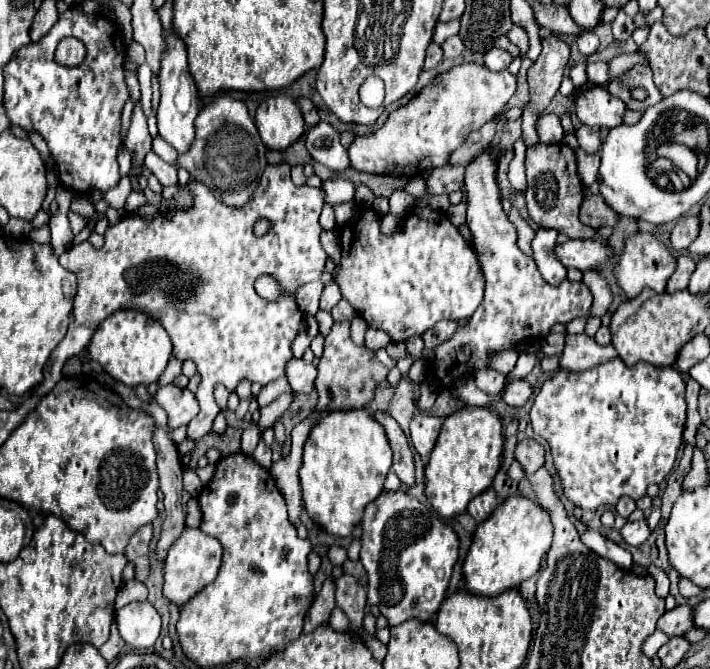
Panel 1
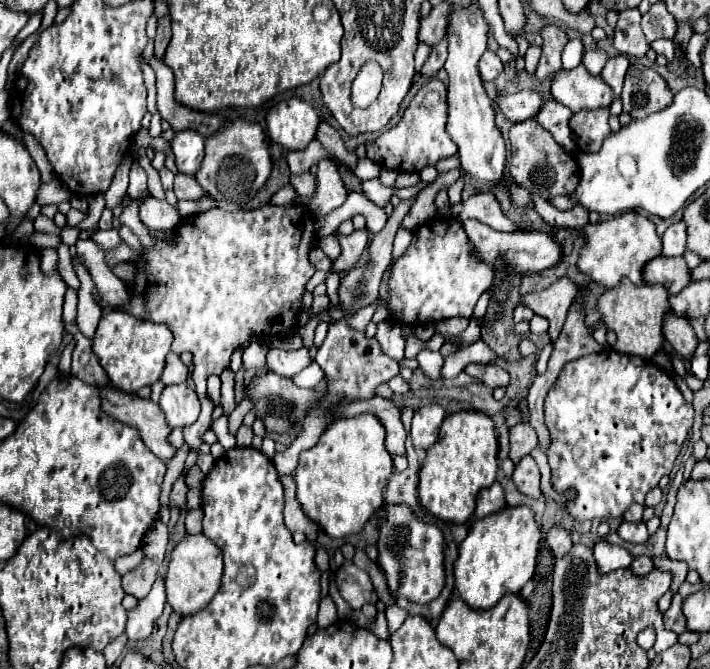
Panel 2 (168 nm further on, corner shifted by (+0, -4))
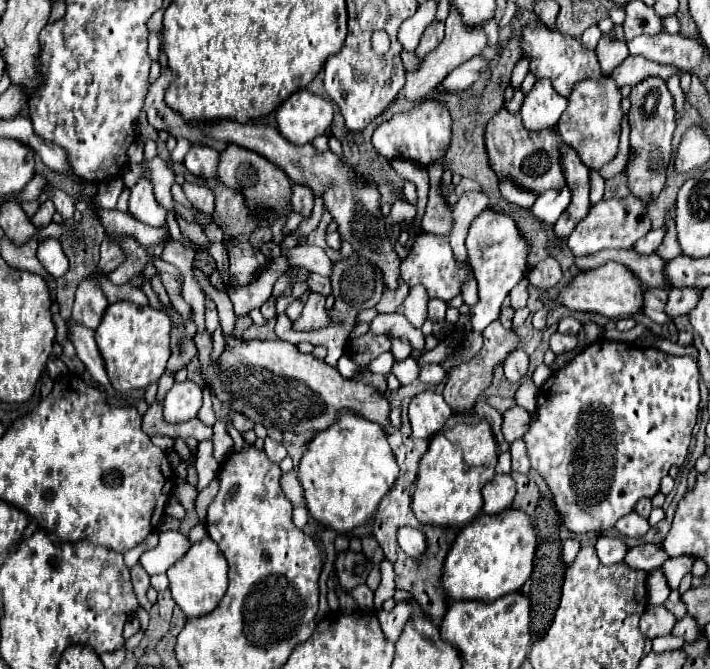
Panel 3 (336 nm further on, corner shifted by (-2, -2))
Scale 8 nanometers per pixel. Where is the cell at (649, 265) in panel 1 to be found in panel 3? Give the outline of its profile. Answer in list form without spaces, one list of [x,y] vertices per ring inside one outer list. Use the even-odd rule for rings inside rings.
[[[629,194],[625,198],[611,198],[595,204],[589,210],[587,218],[579,222],[579,226],[575,226],[575,230],[567,238],[567,244],[575,256],[593,256],[601,250],[621,250],[621,248],[631,250],[635,248],[635,242],[643,238],[649,230],[651,230],[651,218],[647,214],[645,204],[633,194]]]

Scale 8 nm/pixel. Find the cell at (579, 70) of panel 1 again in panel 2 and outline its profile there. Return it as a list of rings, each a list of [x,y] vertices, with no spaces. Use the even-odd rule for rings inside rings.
[[[589,50],[589,52],[585,52],[585,58],[583,58],[583,64],[587,66],[587,70],[591,72],[591,74],[599,74],[601,72],[601,68],[603,68],[603,64],[605,64],[605,60],[609,60],[609,54],[605,52],[605,50]]]

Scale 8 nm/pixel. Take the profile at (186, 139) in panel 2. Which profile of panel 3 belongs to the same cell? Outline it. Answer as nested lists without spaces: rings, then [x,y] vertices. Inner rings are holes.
[[[195,142],[195,144],[191,144],[183,162],[191,174],[201,176],[201,178],[215,178],[219,152],[207,144]]]

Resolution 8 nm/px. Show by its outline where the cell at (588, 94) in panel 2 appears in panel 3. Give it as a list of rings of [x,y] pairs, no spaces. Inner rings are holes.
[[[533,20],[525,30],[523,30],[523,38],[521,38],[521,48],[523,54],[531,58],[529,70],[537,76],[537,78],[547,78],[551,80],[553,88],[569,98],[573,92],[573,86],[581,80],[599,80],[603,78],[603,72],[599,68],[597,56],[595,52],[587,50],[581,46],[579,40],[561,34],[559,30],[547,30],[543,24],[539,24],[537,20]]]

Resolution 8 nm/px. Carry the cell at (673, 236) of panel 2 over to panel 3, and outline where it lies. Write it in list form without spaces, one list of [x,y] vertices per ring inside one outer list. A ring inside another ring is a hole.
[[[663,226],[663,228],[657,228],[657,230],[651,230],[647,236],[643,236],[643,238],[635,244],[635,250],[637,250],[639,254],[655,254],[657,248],[661,246],[665,234],[667,234],[667,228],[665,228],[665,226]]]

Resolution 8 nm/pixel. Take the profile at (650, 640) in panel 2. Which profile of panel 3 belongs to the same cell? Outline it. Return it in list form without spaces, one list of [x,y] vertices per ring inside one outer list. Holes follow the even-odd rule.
[[[649,606],[641,618],[641,634],[645,638],[659,638],[671,634],[675,626],[675,616],[665,610],[665,606]]]

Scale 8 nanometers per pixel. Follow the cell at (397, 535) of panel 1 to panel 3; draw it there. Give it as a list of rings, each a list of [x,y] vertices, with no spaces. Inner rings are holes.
[[[403,526],[397,530],[397,544],[413,562],[419,562],[427,550],[425,534],[421,530],[409,528],[409,526]]]

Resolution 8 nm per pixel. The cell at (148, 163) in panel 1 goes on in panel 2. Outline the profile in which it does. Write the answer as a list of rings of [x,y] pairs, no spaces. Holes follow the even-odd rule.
[[[177,174],[175,176],[175,196],[179,200],[191,200],[191,202],[199,202],[205,192],[201,192],[201,186],[197,184],[195,176],[189,174]]]

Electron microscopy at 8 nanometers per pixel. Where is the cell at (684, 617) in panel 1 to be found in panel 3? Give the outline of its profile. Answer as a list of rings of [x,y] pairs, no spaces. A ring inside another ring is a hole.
[[[673,590],[671,592],[671,596],[667,598],[667,602],[665,602],[665,608],[677,618],[677,620],[683,620],[685,618],[685,614],[687,614],[687,610],[685,610],[685,606],[683,606],[683,602],[681,602],[681,596],[679,596],[679,592],[677,590]]]

